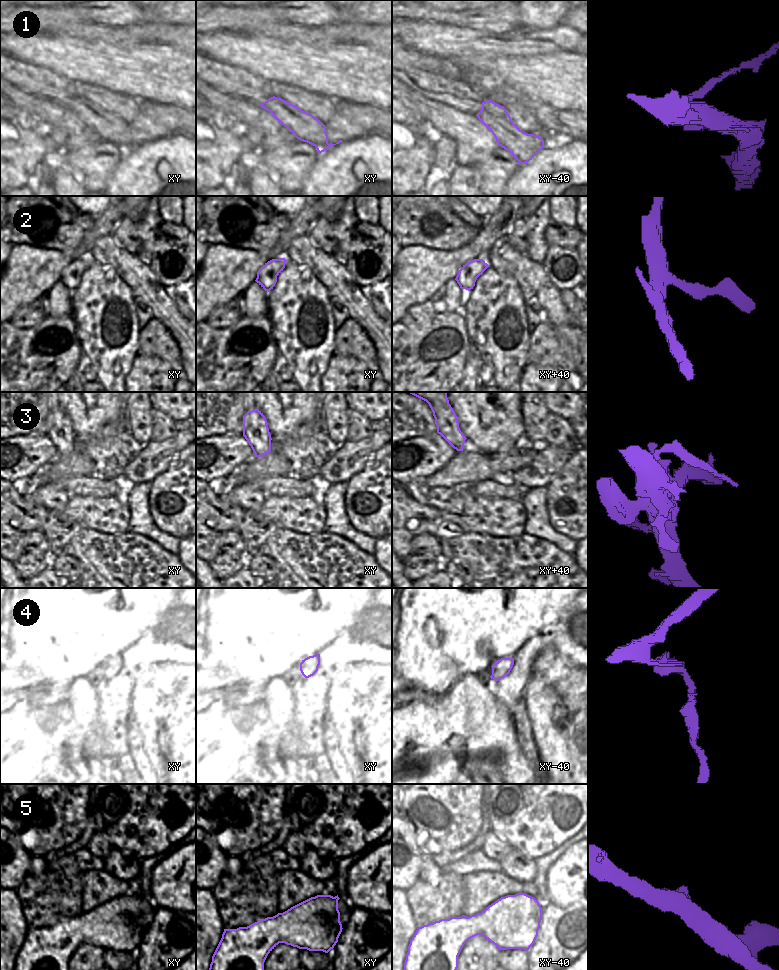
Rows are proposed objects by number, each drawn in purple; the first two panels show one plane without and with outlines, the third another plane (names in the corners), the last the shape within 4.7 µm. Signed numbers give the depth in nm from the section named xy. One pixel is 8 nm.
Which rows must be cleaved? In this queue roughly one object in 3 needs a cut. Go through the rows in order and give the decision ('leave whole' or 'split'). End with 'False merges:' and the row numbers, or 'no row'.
1: split
2: leave whole
3: split
4: leave whole
5: leave whole
False merges: 1, 3

